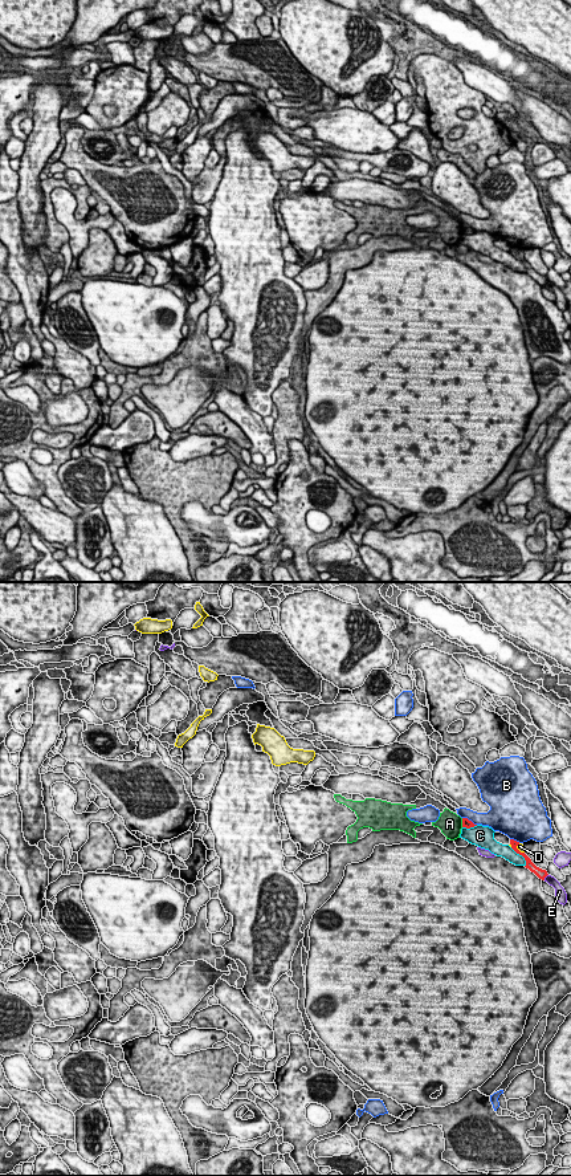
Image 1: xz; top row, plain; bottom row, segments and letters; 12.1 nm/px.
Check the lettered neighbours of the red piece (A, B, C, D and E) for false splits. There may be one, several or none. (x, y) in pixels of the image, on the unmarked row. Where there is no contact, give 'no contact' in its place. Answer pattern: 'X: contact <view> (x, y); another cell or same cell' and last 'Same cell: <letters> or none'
A: contact xz (463, 228); another cell
B: contact xz (516, 247); another cell
C: contact xz (521, 260); another cell
D: contact xz (517, 255); another cell
E: contact xz (546, 281); another cell
Same cell: none

